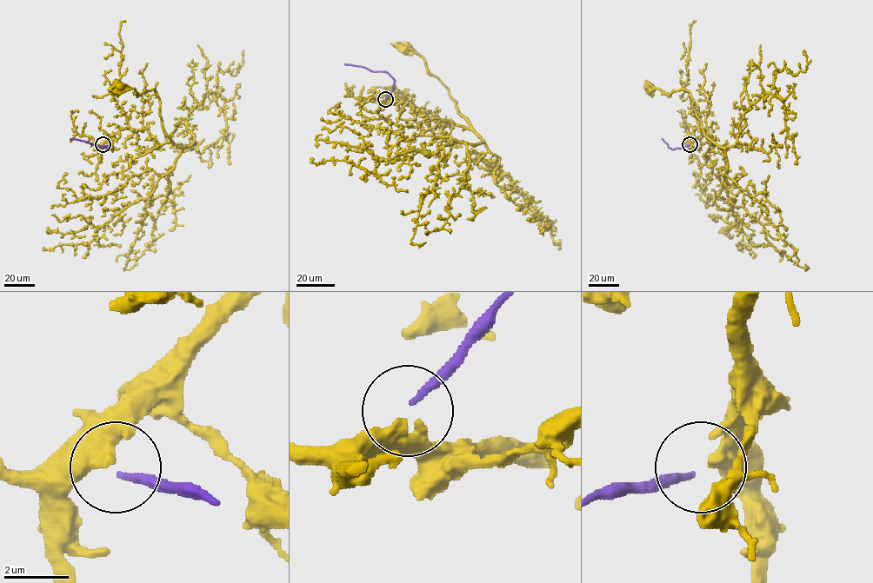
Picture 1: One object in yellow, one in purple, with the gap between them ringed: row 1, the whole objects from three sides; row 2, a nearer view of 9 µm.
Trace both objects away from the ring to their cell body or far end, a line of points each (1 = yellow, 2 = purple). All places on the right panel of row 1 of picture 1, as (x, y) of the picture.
1: (690, 144), (697, 128), (706, 129), (708, 141), (714, 142), (704, 134), (690, 94), (649, 87)
2: (689, 145), (671, 149), (662, 138)

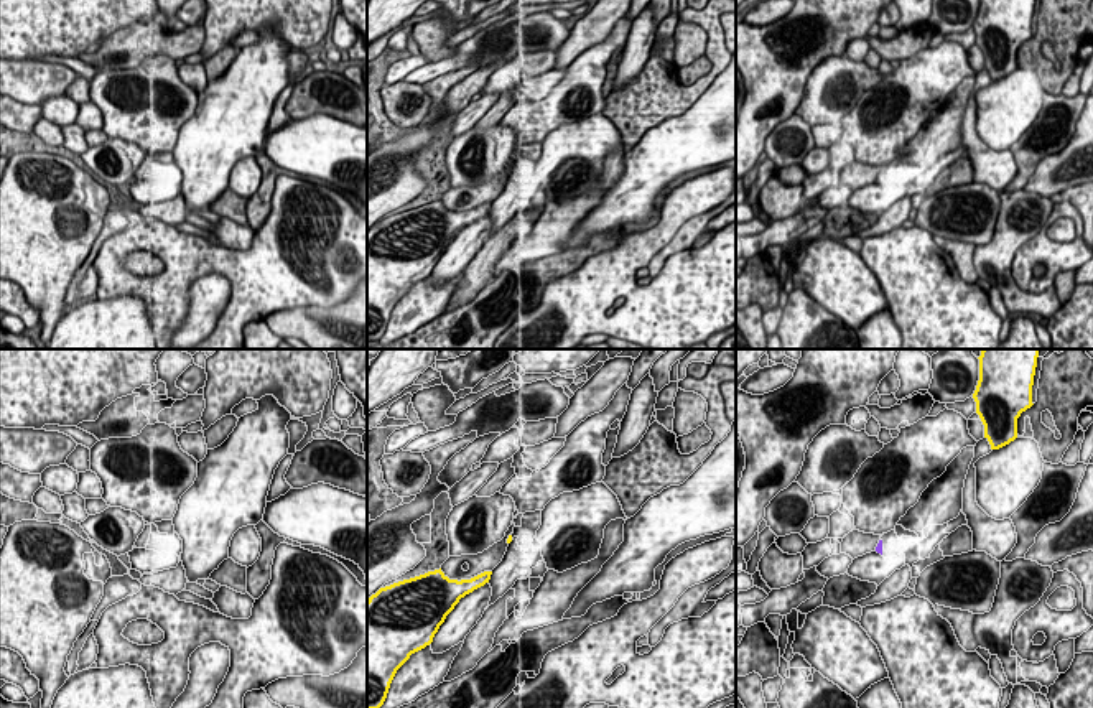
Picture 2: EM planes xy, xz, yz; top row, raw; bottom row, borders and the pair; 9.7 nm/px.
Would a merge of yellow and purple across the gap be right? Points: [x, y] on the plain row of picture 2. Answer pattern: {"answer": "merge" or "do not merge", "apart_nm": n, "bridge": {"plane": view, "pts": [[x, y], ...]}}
{"answer": "do not merge", "apart_nm": 1400, "bridge": {"plane": "yz", "pts": [[991, 79], [881, 172]]}}

